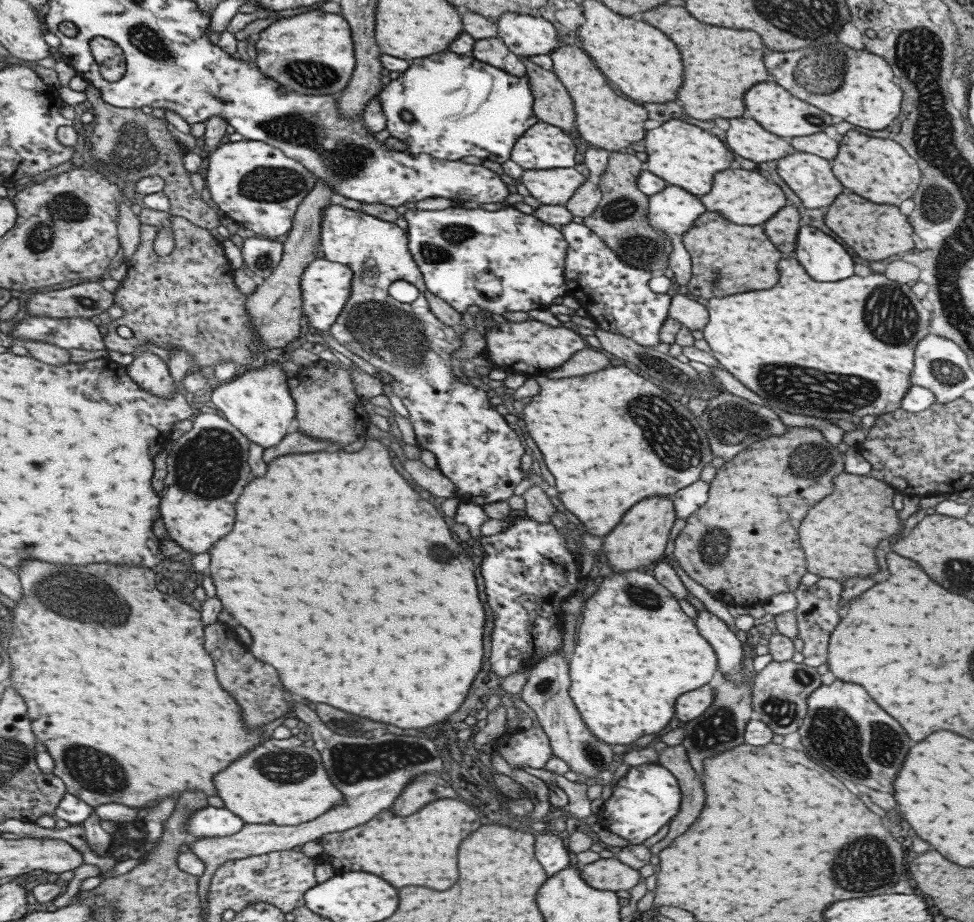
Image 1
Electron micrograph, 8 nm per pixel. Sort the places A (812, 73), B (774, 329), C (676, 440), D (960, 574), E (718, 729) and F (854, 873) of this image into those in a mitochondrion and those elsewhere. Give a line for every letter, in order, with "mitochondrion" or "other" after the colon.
A: mitochondrion
B: other
C: mitochondrion
D: mitochondrion
E: mitochondrion
F: mitochondrion

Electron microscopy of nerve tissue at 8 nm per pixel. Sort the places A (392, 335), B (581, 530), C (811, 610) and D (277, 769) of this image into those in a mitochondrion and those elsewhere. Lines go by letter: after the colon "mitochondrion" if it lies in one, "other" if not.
A: mitochondrion
B: other
C: other
D: mitochondrion

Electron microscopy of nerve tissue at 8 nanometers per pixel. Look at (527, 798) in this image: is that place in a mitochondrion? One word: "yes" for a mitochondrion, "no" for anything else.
no

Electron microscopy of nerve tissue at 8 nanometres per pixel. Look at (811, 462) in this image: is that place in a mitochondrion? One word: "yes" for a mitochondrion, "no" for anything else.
yes

